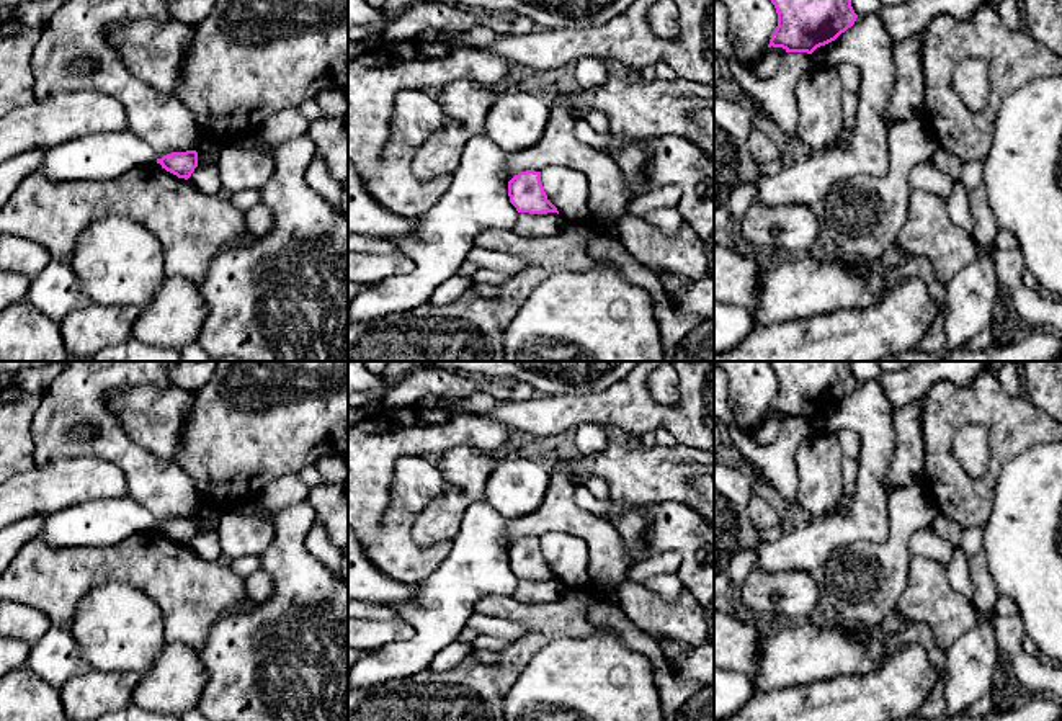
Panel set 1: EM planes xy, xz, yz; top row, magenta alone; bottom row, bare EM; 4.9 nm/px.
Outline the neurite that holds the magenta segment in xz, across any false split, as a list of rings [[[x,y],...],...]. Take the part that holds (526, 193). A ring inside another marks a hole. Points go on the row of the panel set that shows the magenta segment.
[[[520,172],[508,181],[510,203],[518,213],[547,214],[557,213],[557,208],[547,199],[541,183],[541,172]]]

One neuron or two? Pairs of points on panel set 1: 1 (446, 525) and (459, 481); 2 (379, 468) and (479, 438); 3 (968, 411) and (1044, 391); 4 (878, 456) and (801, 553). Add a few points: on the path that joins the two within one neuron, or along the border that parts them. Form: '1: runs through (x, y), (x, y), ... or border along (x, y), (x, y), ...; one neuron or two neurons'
1: runs through (446, 514), (468, 491); one neuron
2: runs through (402, 443), (438, 434), (455, 434); one neuron
3: border along (1023, 394), (1044, 412); two neurons
4: runs through (870, 484), (870, 502), (852, 520), (829, 532); one neuron

